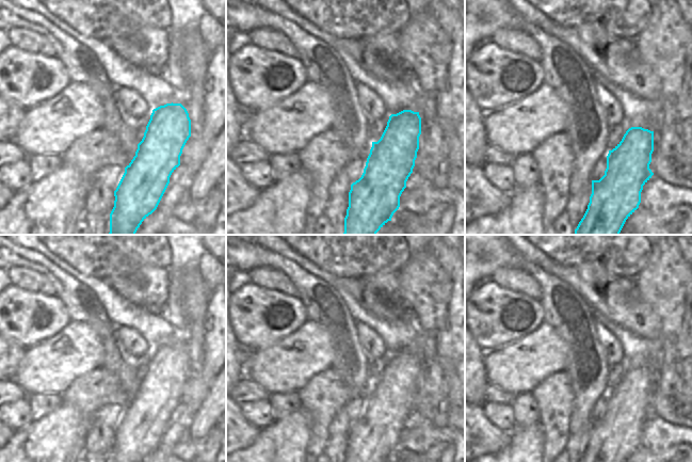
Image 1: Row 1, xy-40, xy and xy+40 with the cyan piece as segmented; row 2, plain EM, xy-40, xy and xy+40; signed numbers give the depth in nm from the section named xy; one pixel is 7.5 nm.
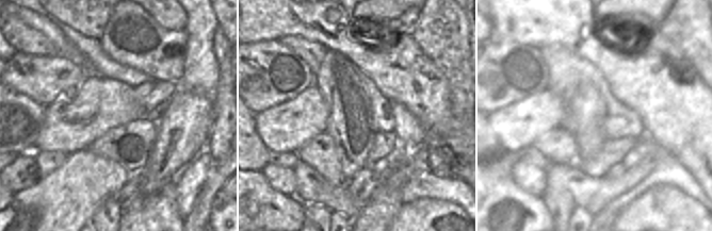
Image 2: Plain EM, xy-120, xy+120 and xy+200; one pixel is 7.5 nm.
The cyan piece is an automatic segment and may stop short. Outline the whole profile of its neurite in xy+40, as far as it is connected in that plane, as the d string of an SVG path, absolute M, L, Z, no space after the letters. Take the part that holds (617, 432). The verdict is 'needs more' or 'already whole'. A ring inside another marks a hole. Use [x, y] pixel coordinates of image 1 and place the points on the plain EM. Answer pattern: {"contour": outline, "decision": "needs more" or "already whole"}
{"contour": "M631 366L607 395L607 408L599 419L592 419L588 448L579 462L625 462L639 447L643 425L654 412L649 408L654 391L654 370Z", "decision": "already whole"}

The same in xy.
{"contour": "M419 351L391 353L377 381L372 381L361 416L351 424L344 462L387 462L400 446L400 435L415 405L421 373Z", "decision": "already whole"}

